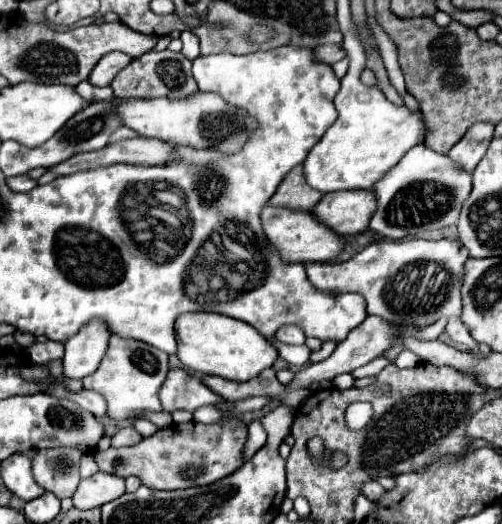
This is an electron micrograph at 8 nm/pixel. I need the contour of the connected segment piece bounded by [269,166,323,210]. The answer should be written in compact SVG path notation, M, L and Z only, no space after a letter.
M295 166L291 174L287 174L287 178L279 184L277 192L271 196L269 206L283 206L291 210L311 210L321 196L323 194L319 194L317 190L311 190L303 182L303 166Z

